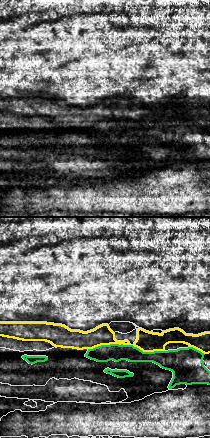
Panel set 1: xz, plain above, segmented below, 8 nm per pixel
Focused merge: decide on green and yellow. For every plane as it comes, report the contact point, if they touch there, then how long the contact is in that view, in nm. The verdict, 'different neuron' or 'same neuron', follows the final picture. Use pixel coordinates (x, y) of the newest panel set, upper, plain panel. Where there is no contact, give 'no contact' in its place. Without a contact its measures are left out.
meets green at (110, 120); contact 340 nm long

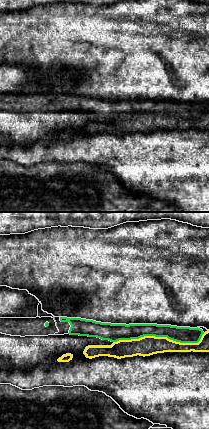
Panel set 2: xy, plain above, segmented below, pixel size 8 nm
meets green at (160, 112); contact 750 nm long

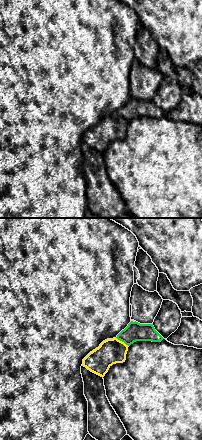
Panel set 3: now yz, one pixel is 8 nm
meets green at (122, 117); contact 130 nm long

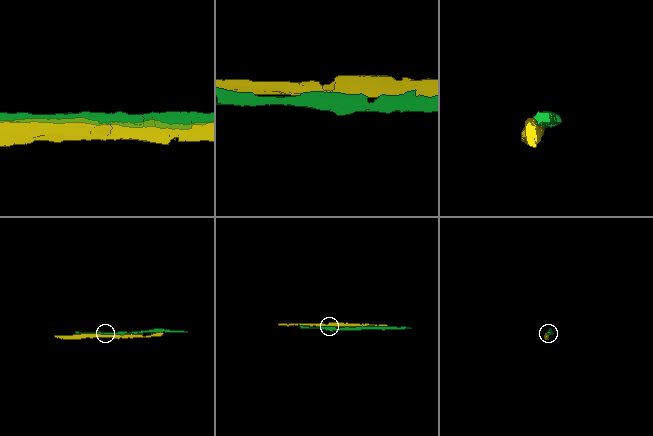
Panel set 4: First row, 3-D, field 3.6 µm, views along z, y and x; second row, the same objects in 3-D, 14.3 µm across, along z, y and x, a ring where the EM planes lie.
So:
different neuron

